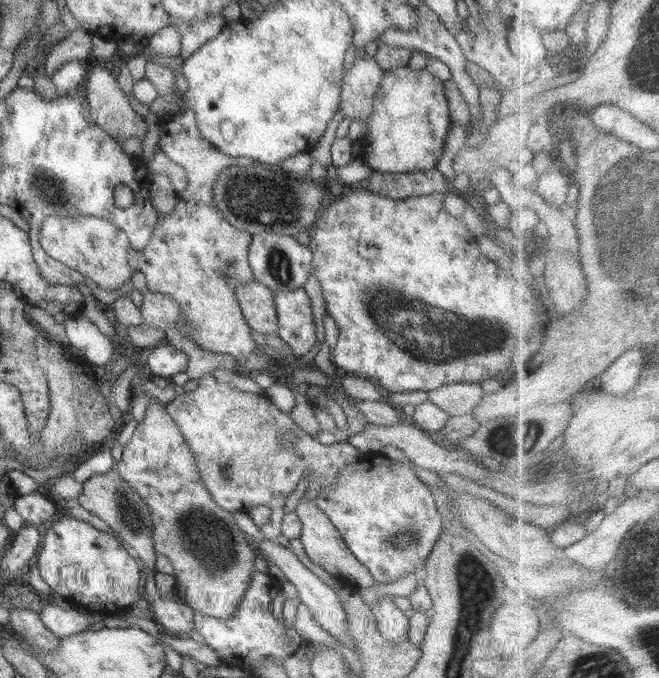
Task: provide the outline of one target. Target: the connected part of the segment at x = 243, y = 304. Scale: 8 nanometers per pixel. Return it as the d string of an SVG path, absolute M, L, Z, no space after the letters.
M254 279L235 285L235 296L248 327L264 335L277 335L277 313L270 288Z

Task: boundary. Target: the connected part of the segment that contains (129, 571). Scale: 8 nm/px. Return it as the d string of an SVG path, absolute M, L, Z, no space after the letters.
M67 515L52 522L44 534L36 564L54 593L70 598L70 602L93 615L122 616L142 598L138 590L142 566L138 561L128 554L116 537L76 517Z

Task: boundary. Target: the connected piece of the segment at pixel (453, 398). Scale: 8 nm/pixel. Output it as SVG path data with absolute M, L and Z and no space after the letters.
M462 382L441 386L429 392L429 402L436 404L451 417L468 415L479 406L488 386Z

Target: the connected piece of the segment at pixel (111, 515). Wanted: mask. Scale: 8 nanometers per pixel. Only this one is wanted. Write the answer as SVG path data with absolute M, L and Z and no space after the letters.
M114 469L92 475L82 483L82 486L82 493L78 495L76 504L81 504L92 515L96 514L98 518L104 520L136 550L143 565L153 567L158 555L153 548L152 519L150 519L150 511L144 499L132 490L132 487L128 486Z

